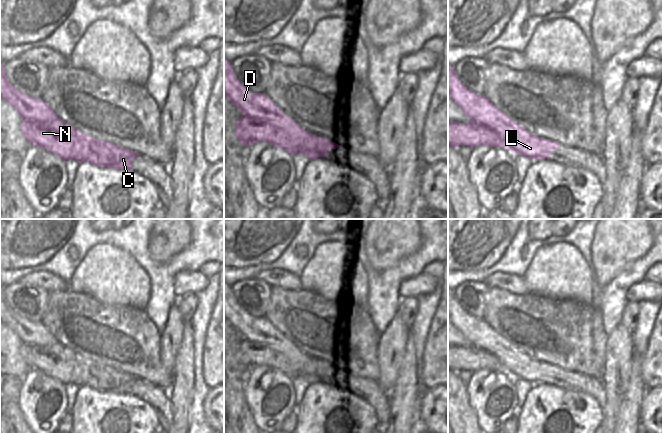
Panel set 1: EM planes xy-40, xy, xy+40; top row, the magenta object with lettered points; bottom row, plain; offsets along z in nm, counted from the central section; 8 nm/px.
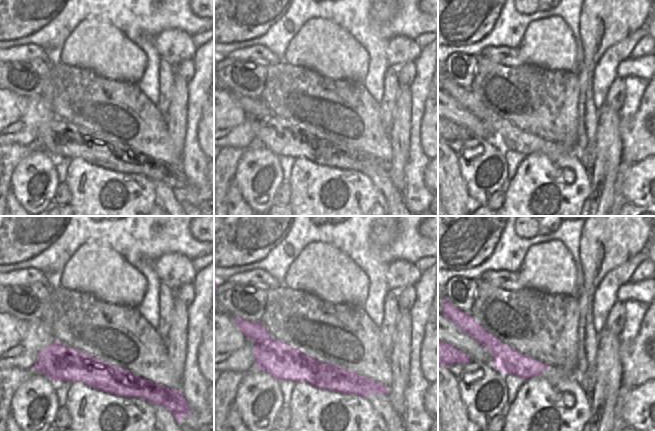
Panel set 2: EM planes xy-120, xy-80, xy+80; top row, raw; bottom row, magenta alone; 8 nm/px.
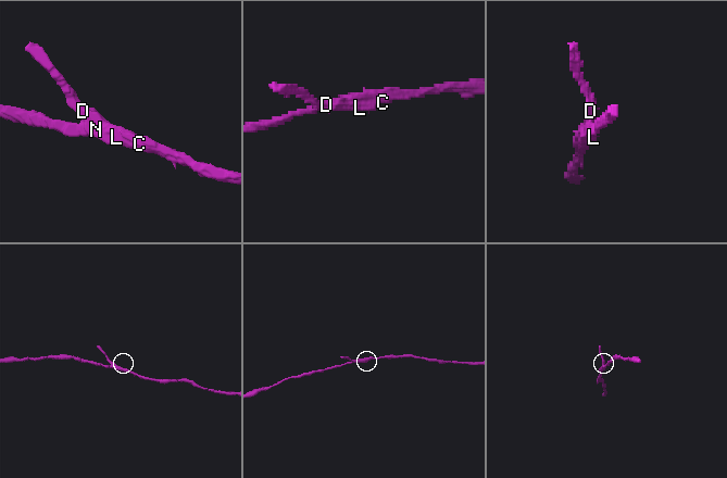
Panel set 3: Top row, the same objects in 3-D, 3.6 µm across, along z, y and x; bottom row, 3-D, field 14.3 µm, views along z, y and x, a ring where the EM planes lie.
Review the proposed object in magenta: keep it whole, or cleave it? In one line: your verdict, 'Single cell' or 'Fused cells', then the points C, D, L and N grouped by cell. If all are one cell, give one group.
Fused cells. Groups: C L N / D.

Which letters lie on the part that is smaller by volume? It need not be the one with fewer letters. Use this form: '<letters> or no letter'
D

